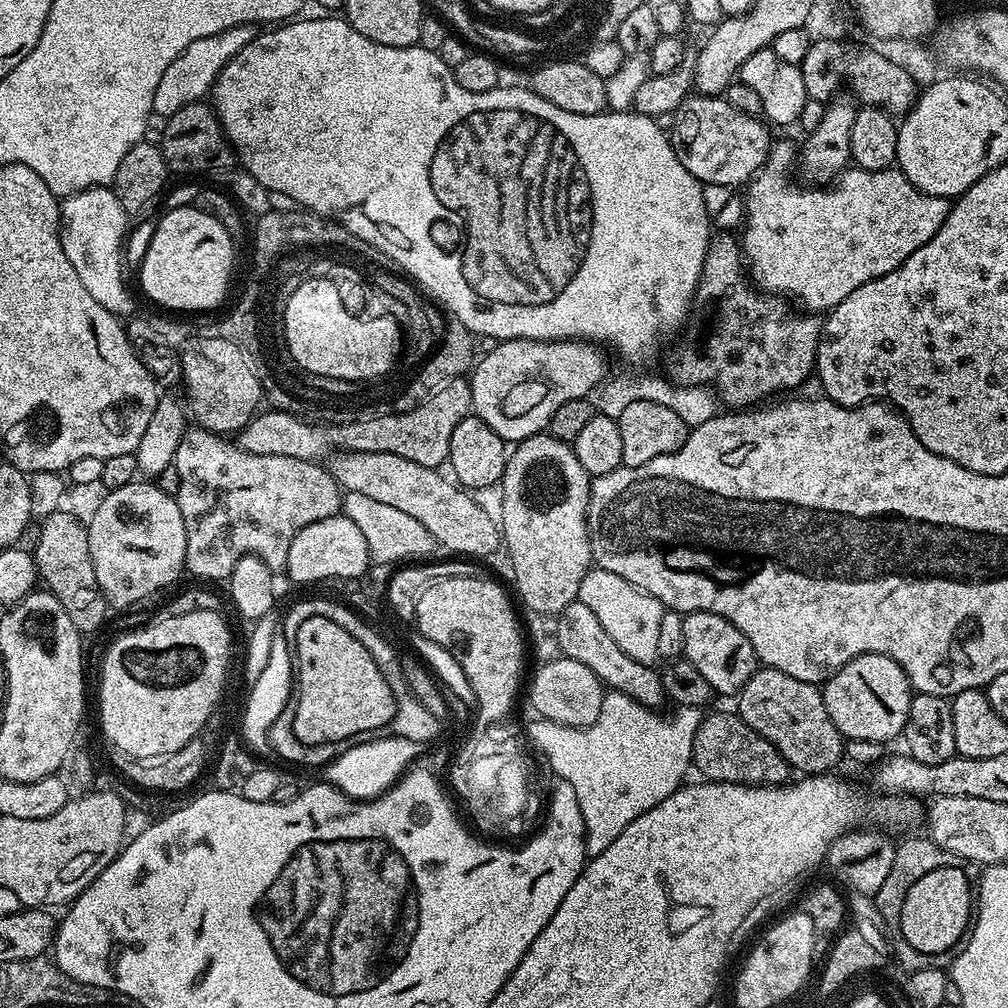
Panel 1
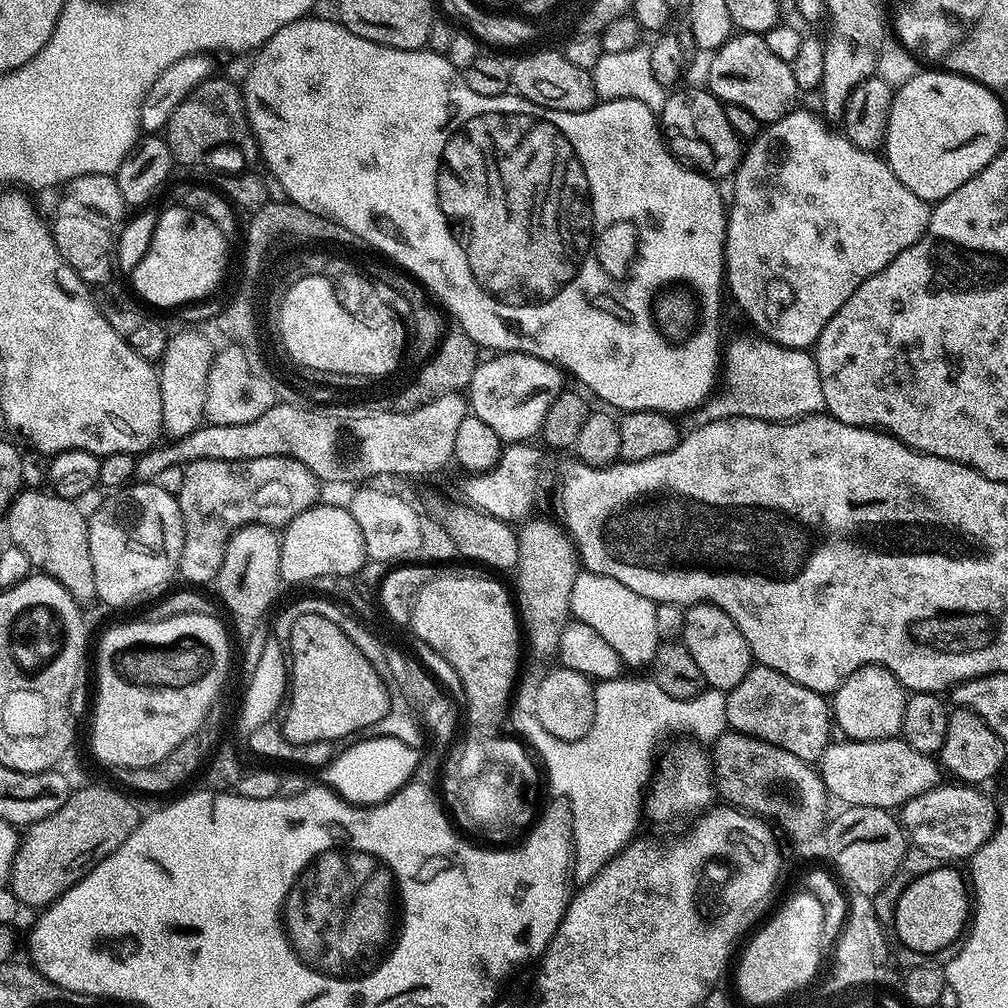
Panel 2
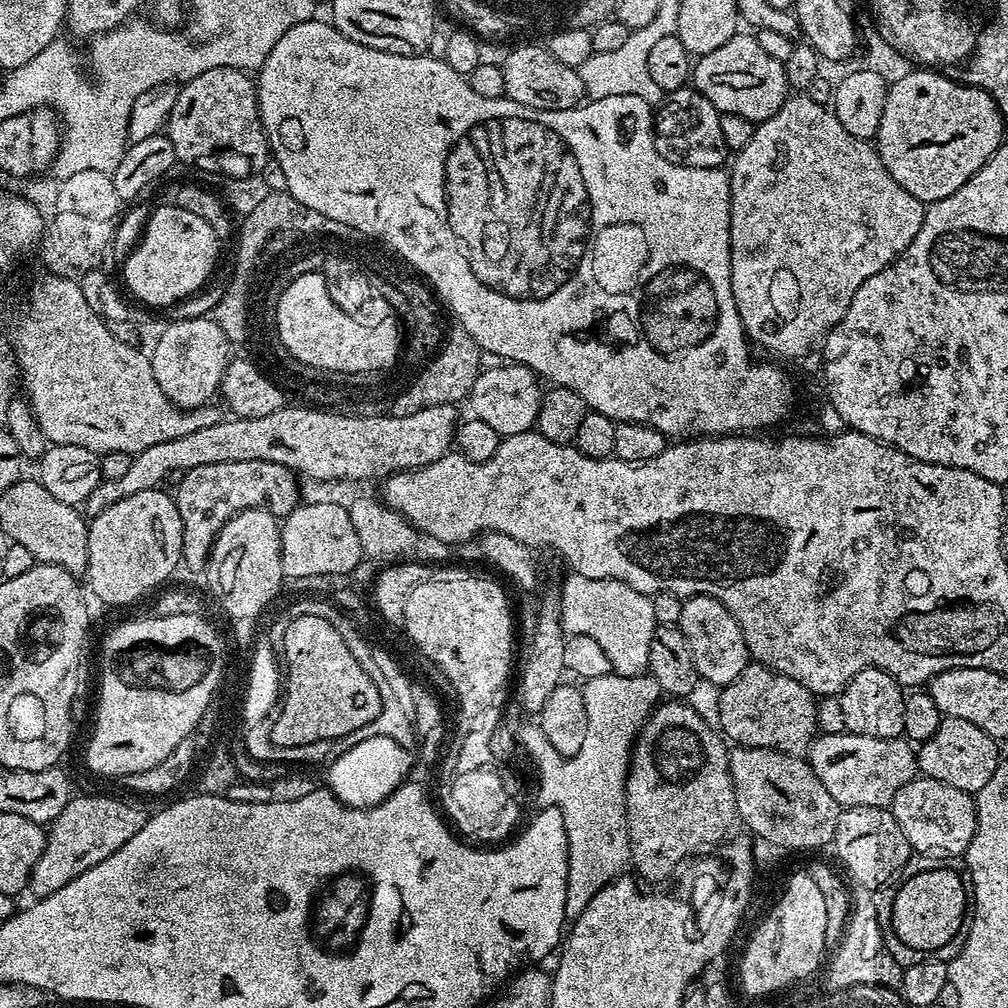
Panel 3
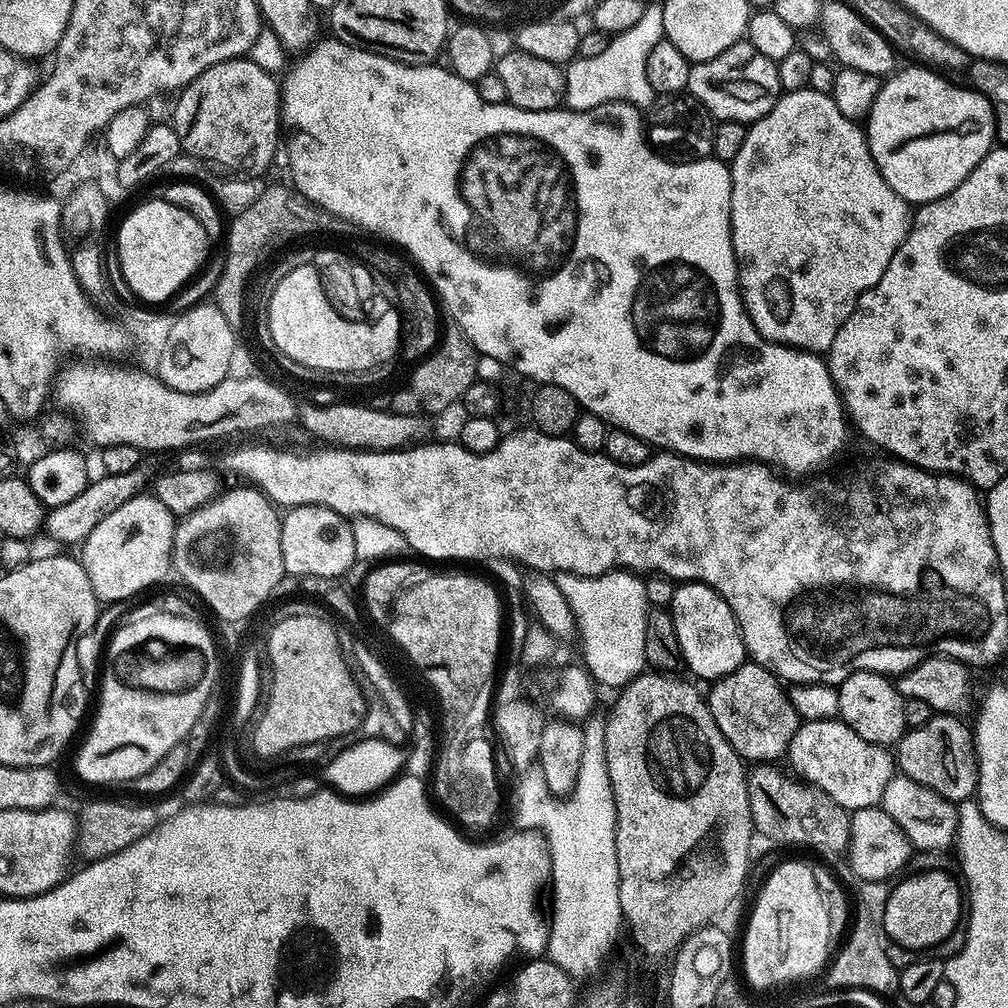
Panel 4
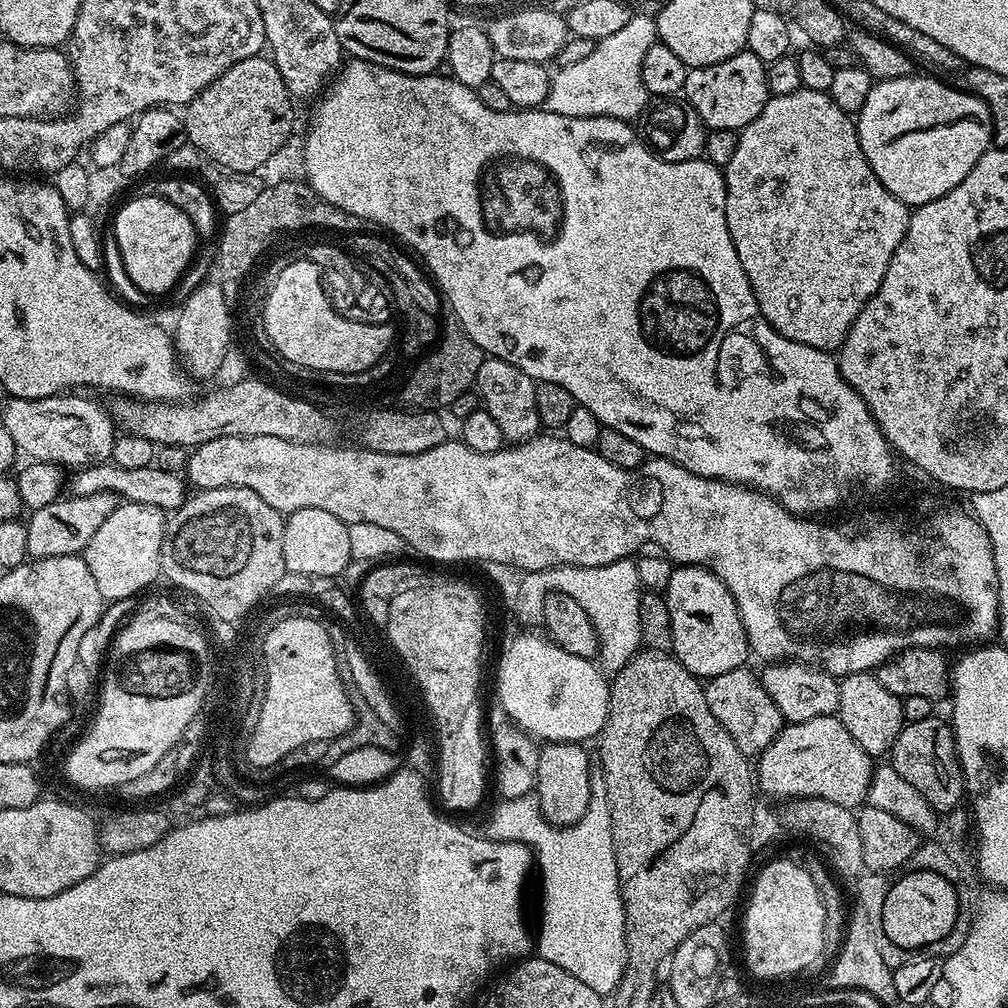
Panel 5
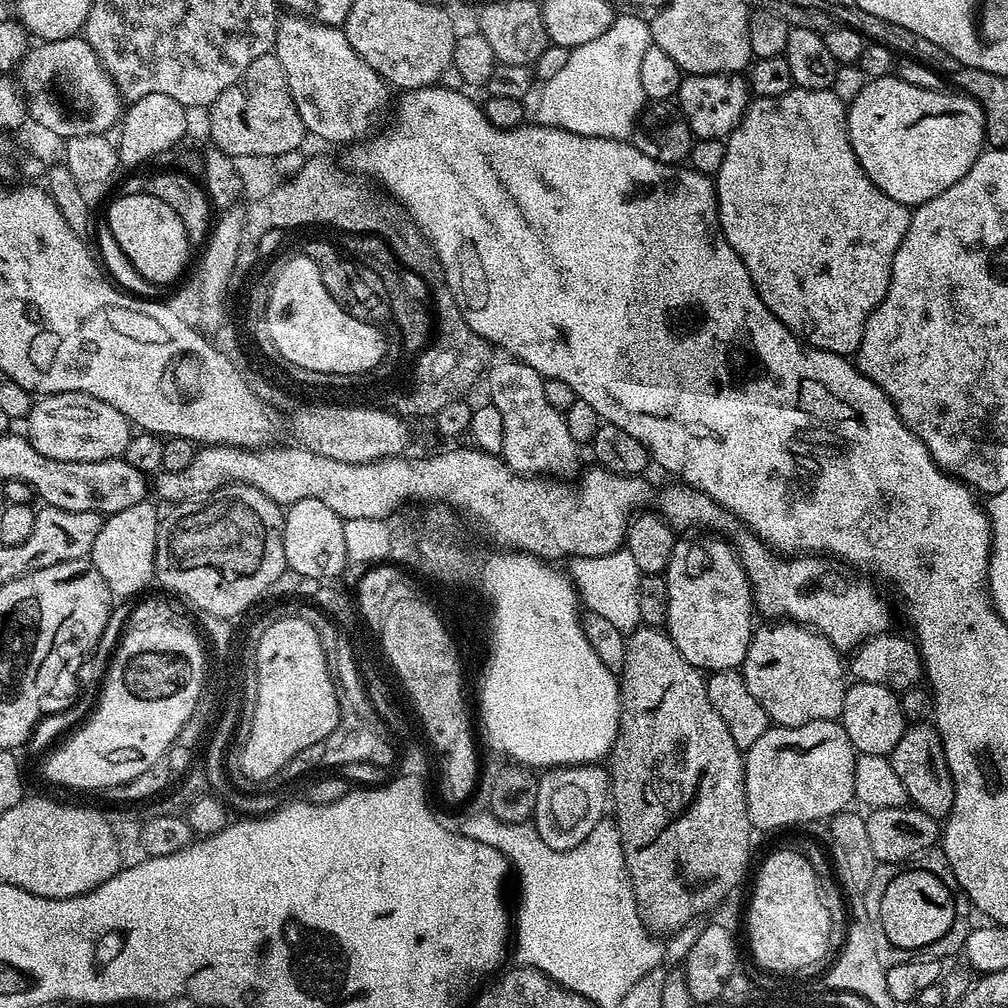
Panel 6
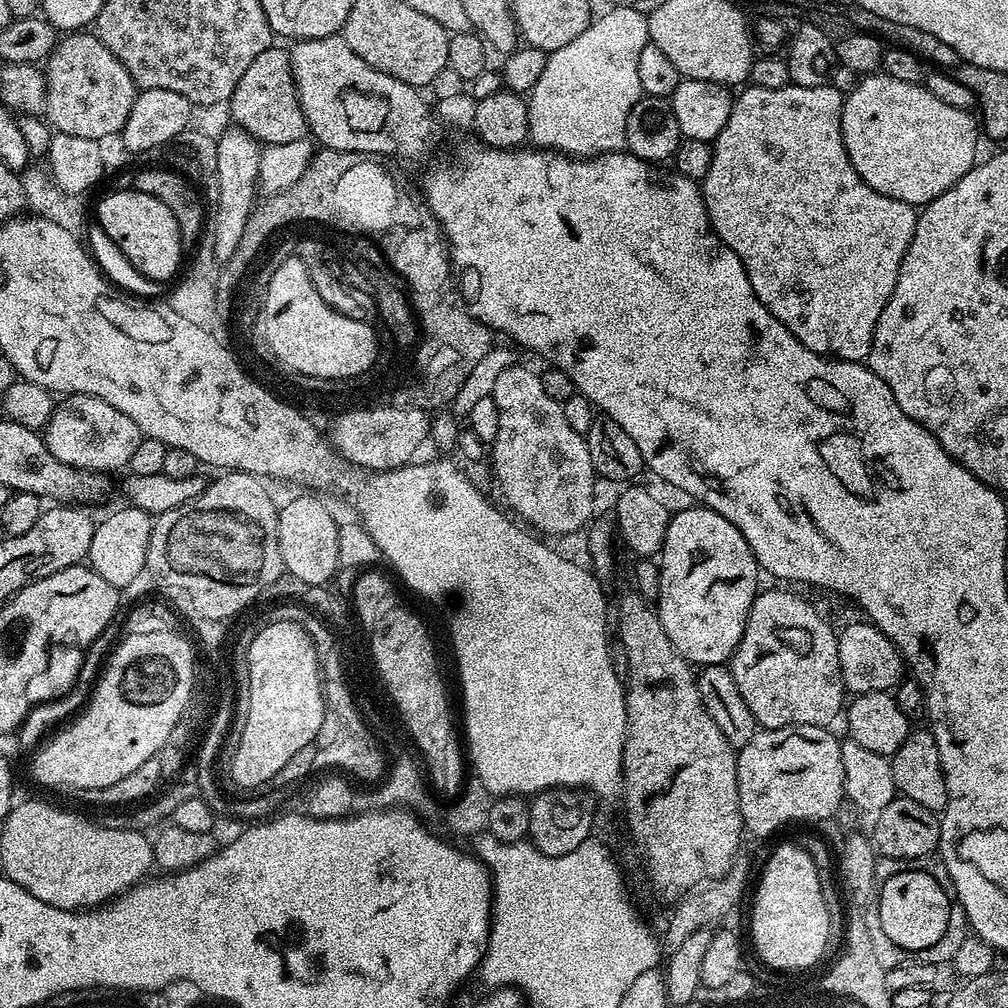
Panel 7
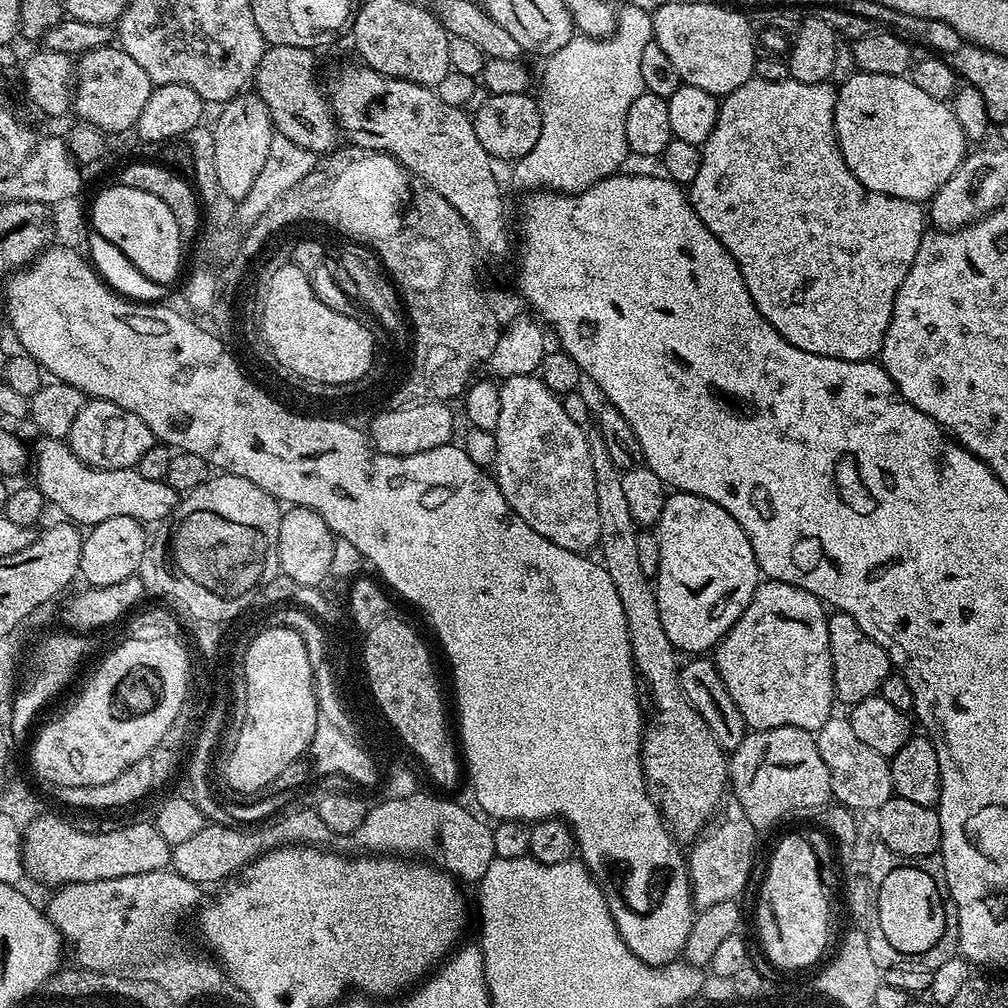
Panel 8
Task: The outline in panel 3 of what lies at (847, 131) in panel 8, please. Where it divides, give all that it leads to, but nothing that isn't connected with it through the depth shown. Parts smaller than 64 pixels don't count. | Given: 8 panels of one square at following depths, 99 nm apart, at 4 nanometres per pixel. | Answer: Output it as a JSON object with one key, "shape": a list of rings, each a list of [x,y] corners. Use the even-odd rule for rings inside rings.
{"shape":[[[913,70],[889,87],[886,110],[882,110],[882,122],[874,141],[886,170],[890,170],[890,178],[894,178],[902,190],[910,190],[910,194],[925,206],[954,194],[958,186],[966,183],[999,150],[1006,132],[1000,111],[990,94],[959,79],[951,80],[940,72],[943,71]]]}

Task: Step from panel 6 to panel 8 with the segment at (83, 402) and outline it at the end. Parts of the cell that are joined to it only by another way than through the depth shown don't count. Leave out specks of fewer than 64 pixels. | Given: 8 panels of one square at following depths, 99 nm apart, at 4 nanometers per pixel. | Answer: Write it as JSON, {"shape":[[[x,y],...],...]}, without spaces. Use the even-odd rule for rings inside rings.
{"shape":[[[92,398],[83,403],[68,433],[68,445],[84,464],[93,468],[122,469],[135,467],[142,454],[156,439],[151,430],[132,412],[125,412],[109,400]]]}

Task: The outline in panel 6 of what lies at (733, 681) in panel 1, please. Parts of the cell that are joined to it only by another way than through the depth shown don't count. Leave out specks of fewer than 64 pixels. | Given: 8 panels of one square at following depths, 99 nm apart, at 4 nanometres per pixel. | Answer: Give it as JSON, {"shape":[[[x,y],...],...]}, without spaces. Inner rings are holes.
{"shape":[[[716,534],[697,536],[697,540],[677,539],[666,569],[666,631],[682,658],[695,668],[709,673],[736,670],[744,663],[754,631],[752,588],[729,541]]]}

